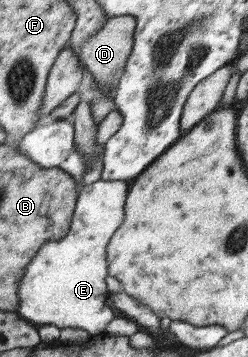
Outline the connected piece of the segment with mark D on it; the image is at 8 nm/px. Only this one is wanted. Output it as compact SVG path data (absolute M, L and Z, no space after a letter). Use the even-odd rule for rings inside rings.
M132 16L108 17L104 25L90 35L82 47L80 47L80 61L94 81L104 92L113 92L119 78L124 74L124 66L133 49L134 33L136 30L136 18Z

